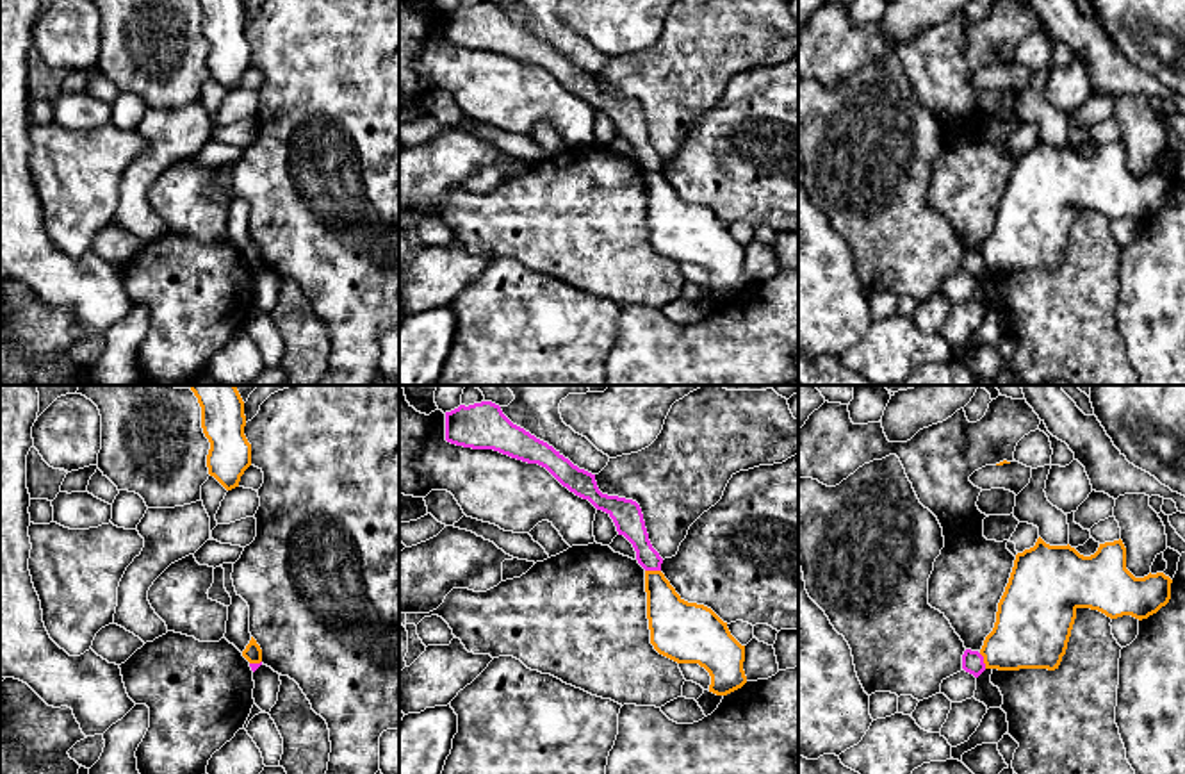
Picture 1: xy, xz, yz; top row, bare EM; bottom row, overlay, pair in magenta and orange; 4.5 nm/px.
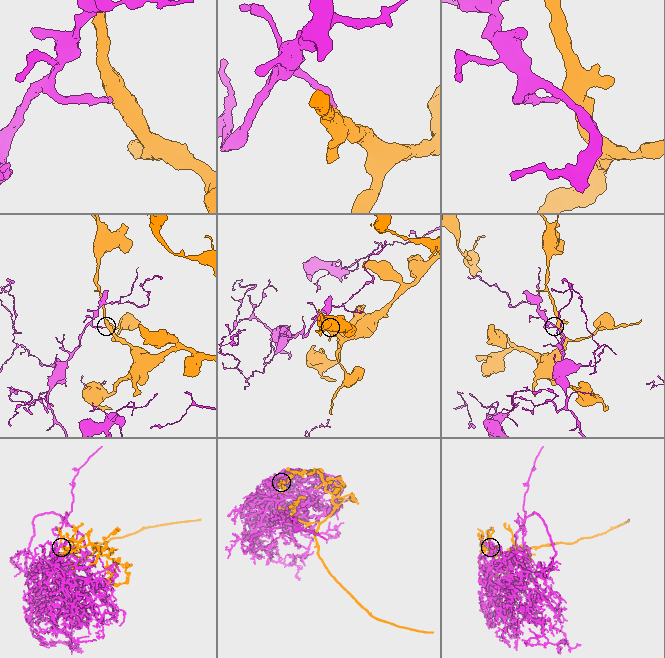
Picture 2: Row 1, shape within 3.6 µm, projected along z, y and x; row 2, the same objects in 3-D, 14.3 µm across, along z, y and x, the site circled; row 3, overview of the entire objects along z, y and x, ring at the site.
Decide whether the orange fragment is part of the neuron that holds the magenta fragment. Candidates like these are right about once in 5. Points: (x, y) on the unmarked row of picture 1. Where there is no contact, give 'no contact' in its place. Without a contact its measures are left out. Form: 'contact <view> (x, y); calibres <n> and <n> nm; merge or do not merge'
contact xz (653, 170); calibres 130 and 220 nm; do not merge

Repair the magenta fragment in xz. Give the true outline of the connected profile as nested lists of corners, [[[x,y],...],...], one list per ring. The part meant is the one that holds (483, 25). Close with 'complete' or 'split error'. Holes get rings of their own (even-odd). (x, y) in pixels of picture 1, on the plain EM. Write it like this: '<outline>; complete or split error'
[[[481,2],[445,12],[445,41],[472,50],[494,50],[545,68],[563,87],[613,119],[618,136],[633,144],[636,161],[645,171],[661,171],[663,159],[649,141],[640,105],[602,95],[595,75],[579,70],[552,46],[513,25],[499,5]]]; complete

